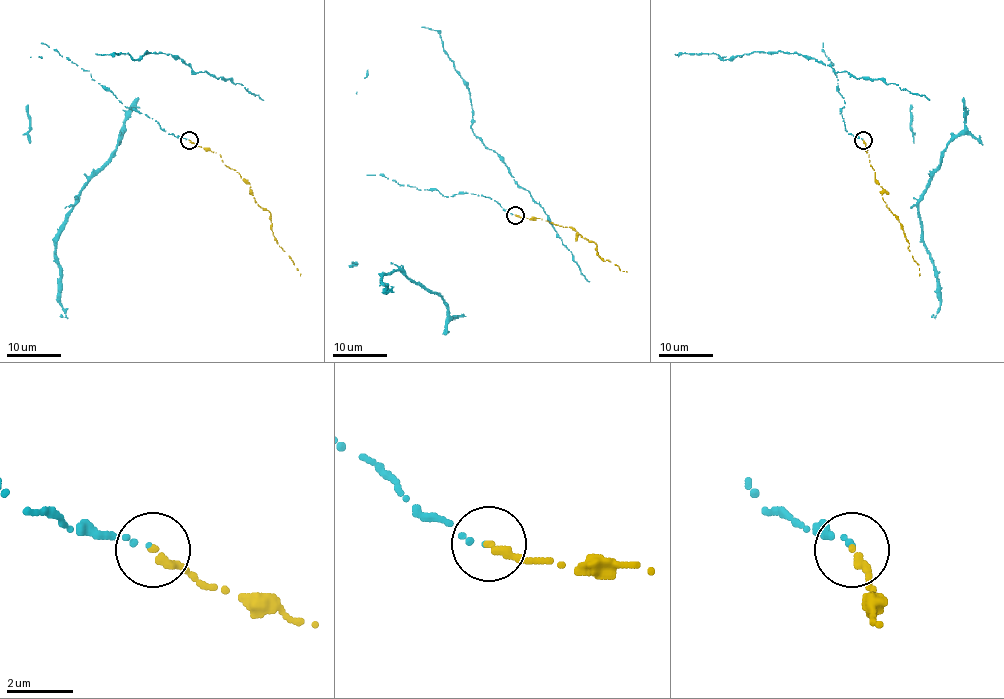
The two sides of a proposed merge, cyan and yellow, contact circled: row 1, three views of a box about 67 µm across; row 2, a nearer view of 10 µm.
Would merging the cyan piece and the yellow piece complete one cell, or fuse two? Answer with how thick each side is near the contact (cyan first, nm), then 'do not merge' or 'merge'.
calibres 90 and 280 nm; merge

